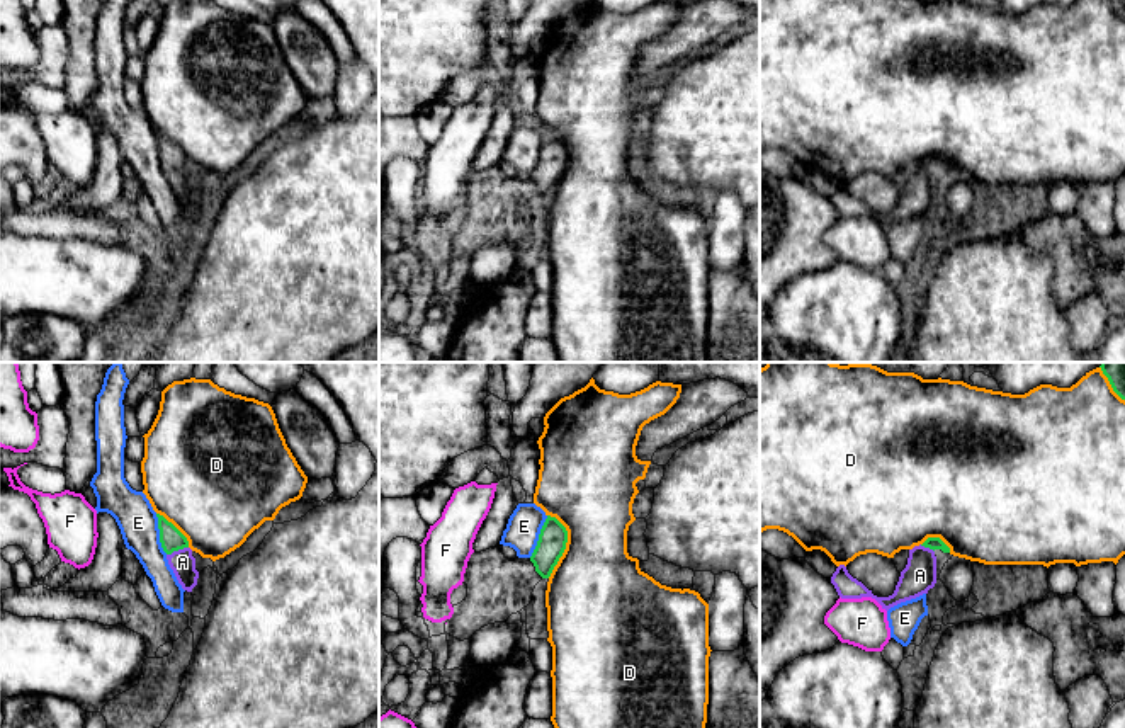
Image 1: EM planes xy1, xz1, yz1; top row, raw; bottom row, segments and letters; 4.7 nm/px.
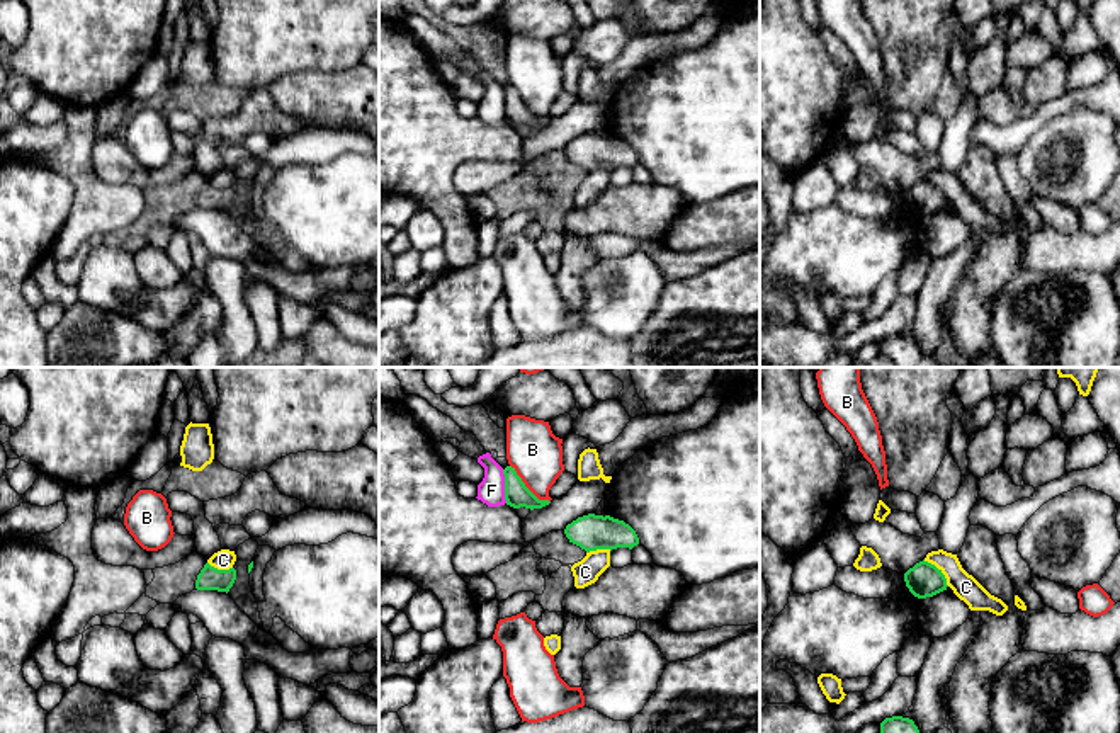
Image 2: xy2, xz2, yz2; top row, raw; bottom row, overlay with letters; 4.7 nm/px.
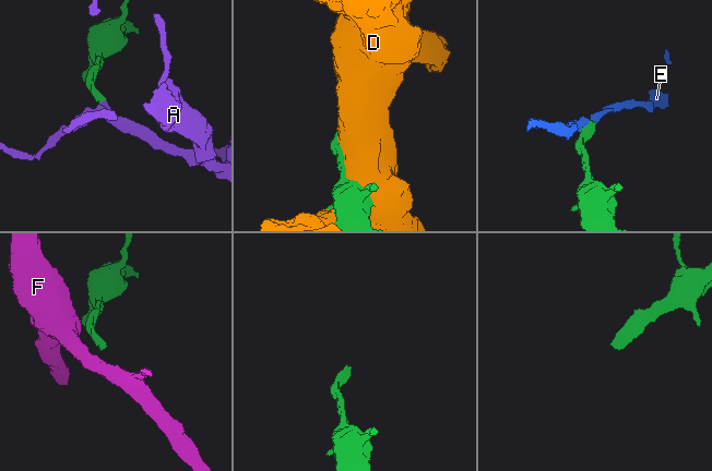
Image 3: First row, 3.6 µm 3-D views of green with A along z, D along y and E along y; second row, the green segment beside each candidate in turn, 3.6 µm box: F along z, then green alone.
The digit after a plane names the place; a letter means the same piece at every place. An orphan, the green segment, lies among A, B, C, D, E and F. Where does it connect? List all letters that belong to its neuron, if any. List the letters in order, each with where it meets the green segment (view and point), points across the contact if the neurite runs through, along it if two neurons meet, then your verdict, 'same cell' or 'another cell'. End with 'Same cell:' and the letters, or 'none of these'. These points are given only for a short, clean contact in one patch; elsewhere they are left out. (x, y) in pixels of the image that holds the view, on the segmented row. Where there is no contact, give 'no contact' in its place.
A: meets green in xy1 at (177, 550); runs through xy1 (172, 540), (177, 550), (182, 562); same cell
B: meets green in xz2 at (526, 487); another cell
C: meets green in yz2 at (938, 570); border along yz2 (923, 560), (930, 562), (949, 585); another cell
D: meets green in xz1 at (565, 545); another cell
E: meets green in xz1 at (539, 536); border along xz1 (548, 516), (537, 545), (529, 557); another cell
F: meets green in xz2 at (505, 487); another cell
Same cell: A

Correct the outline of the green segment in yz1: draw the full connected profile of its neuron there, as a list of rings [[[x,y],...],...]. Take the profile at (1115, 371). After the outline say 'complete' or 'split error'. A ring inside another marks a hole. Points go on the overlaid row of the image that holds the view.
[[[1101,362],[1100,367],[1108,378],[1113,391],[1125,400],[1125,362]]]; complete

